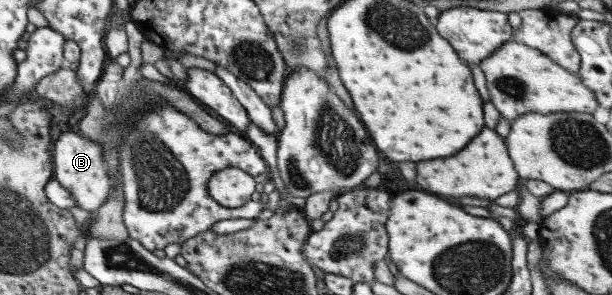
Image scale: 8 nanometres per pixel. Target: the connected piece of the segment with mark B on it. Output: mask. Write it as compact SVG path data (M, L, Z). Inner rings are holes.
M79 131L61 133L52 151L54 178L74 198L76 206L95 212L108 199L113 182L108 175L108 164L103 156L104 146L84 137Z

